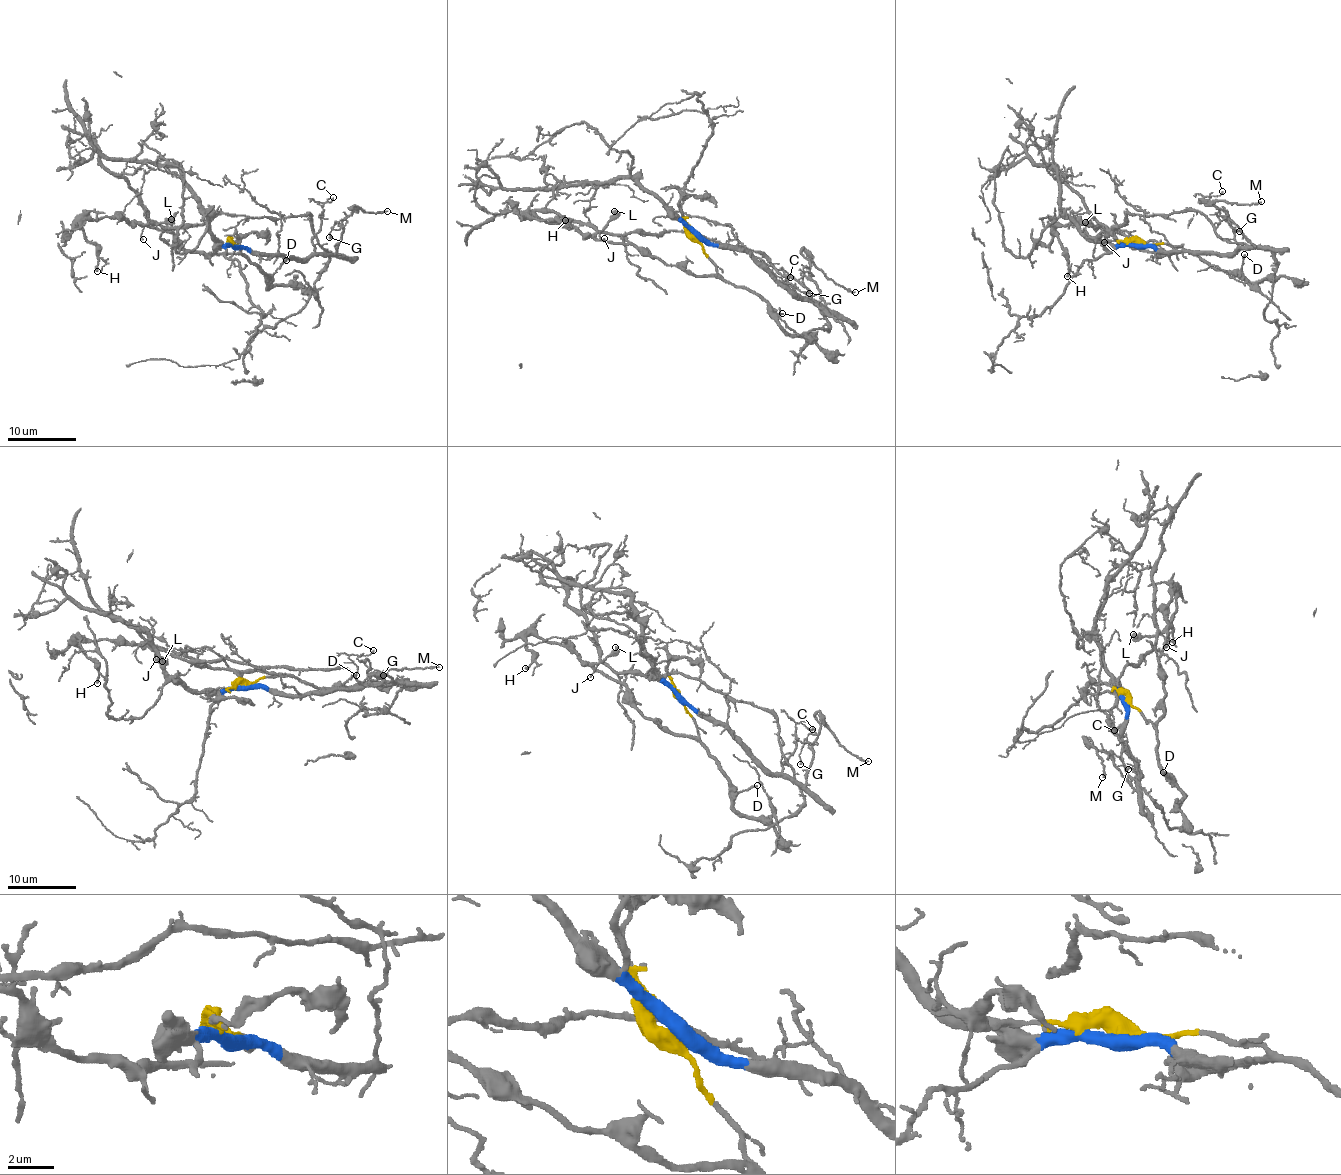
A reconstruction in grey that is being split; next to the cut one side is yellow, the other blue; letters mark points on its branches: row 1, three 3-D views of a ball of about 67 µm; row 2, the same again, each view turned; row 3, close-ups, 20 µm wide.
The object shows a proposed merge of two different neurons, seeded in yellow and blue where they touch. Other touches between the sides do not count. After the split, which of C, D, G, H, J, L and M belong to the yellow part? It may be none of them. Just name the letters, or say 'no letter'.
D, H, J, L

